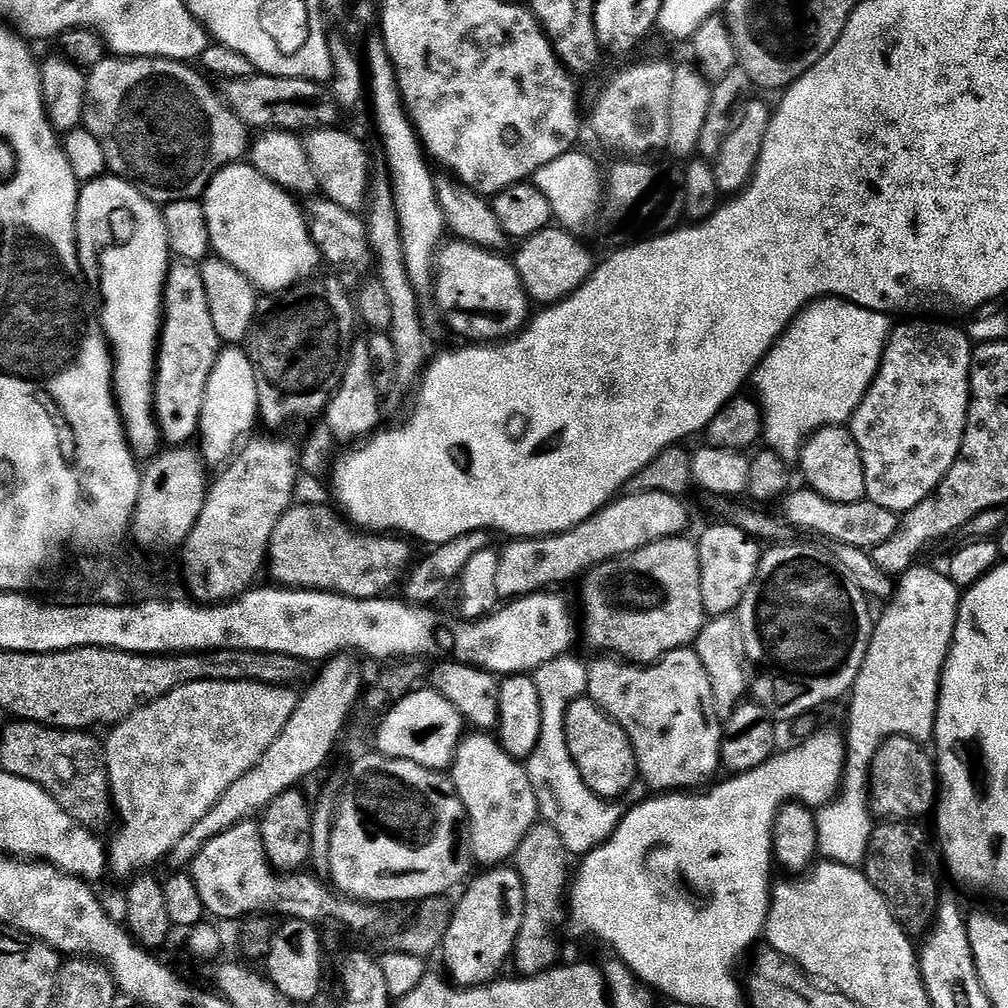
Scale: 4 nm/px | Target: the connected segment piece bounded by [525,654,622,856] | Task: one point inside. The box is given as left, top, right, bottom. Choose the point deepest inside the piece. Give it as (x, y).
(583, 820)

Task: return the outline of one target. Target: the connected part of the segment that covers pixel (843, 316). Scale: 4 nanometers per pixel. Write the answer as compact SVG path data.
M821 298L809 304L792 321L775 346L764 355L764 361L756 367L754 373L754 396L764 417L762 436L769 449L787 462L795 461L804 441L813 432L819 428L844 426L851 421L880 369L890 335L888 320L885 313L863 308L848 300Z

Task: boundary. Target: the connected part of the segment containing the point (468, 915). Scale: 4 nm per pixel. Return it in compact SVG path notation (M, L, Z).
M503 864L489 867L480 875L473 877L461 891L461 898L453 905L447 930L441 941L440 955L449 979L459 987L472 987L478 984L491 983L501 972L504 962L513 955L517 931L521 926L524 914L524 887L521 876L515 867Z

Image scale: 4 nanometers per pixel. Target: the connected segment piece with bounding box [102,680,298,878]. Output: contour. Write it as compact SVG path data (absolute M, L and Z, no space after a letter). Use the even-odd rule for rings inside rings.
M195 680L178 686L164 696L144 704L121 724L115 725L103 741L104 761L108 767L108 784L112 788L115 815L120 829L107 849L108 868L116 876L130 878L137 870L148 870L163 861L184 835L226 794L226 790L251 770L266 750L282 734L282 726L294 714L297 693L279 684L214 682Z

